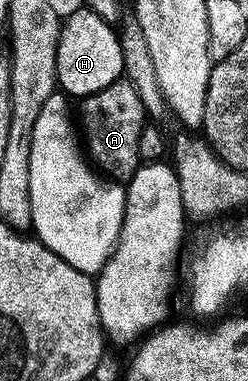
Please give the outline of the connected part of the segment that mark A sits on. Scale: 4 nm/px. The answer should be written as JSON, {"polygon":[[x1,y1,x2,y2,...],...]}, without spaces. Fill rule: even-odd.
{"polygon":[[121,80,115,82,110,88,83,99,81,106,84,107,78,110,78,122,82,127,87,157,109,179,121,184,131,182,132,177,140,171,142,165,139,144,146,125,146,118,144,118,146,107,141,91,136,91,128,80],[86,141,88,141,88,146]]}

